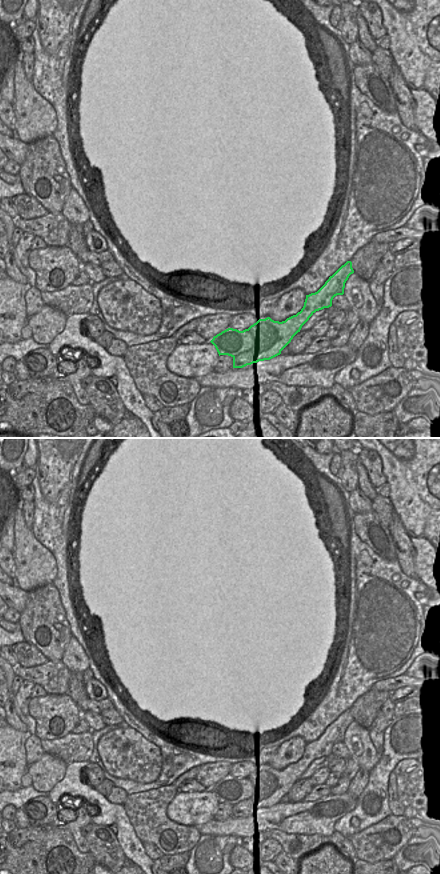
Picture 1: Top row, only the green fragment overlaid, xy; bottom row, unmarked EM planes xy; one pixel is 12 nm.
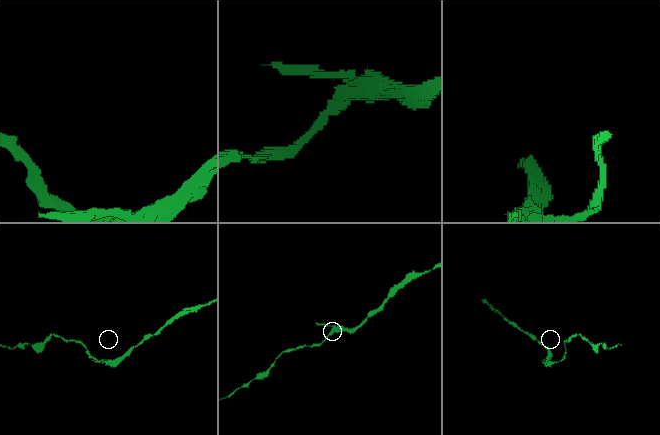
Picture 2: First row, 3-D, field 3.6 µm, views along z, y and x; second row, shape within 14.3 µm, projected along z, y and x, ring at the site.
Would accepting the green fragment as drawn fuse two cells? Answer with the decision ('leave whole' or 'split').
split

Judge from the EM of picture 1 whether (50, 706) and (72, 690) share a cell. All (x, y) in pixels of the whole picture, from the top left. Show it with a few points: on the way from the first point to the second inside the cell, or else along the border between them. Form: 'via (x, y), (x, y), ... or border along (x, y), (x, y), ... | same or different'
border along (65, 694), (80, 709) | different

